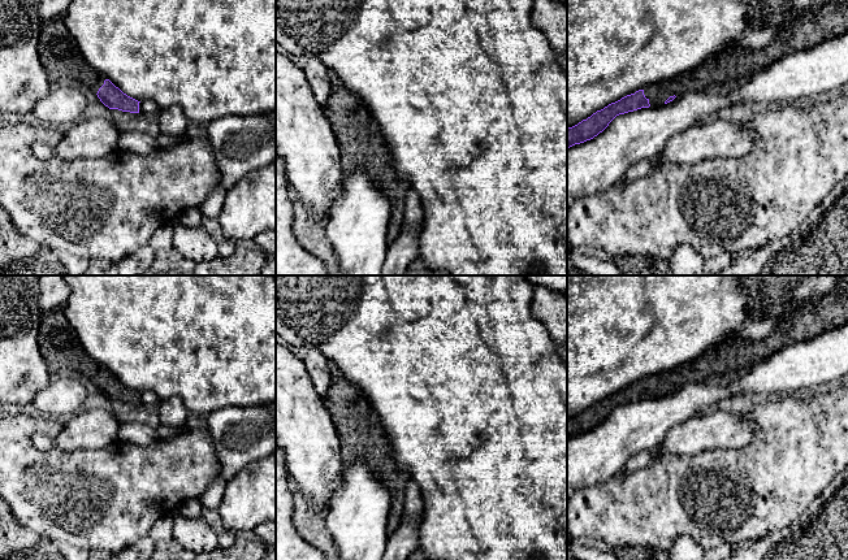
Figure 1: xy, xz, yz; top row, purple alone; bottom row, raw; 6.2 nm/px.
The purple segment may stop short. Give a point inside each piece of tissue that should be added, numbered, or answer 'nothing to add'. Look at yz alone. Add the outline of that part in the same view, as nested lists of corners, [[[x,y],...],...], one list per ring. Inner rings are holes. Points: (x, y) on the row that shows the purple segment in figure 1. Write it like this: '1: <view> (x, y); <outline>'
1: yz (732, 64); [[[834,0],[806,17],[797,17],[780,27],[770,44],[760,51],[741,51],[728,45],[697,69],[644,90],[650,107],[661,107],[670,96],[713,91],[718,86],[747,81],[756,71],[787,53],[808,49],[817,43],[848,31],[848,0]]]

